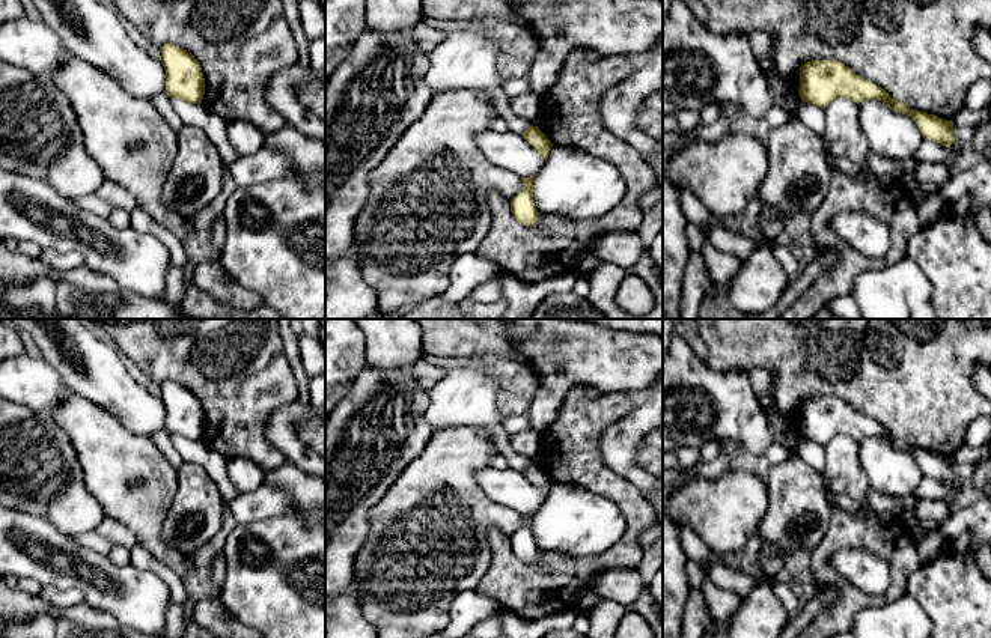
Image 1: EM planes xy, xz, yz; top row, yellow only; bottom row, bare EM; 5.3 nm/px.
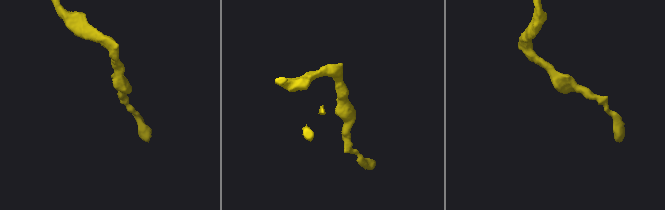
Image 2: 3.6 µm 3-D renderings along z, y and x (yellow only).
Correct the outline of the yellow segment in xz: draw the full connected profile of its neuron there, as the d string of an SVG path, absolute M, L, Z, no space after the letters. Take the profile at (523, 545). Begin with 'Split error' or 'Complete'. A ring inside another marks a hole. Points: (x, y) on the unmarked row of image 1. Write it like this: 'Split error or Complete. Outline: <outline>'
Complete. Outline: M536 513L523 515L523 525L511 537L514 555L524 563L533 563L538 555L538 546L533 536L533 518Z

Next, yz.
Complete. Outline: M812 397L800 405L798 432L803 439L825 445L836 435L854 439L880 436L895 450L910 453L919 463L925 477L937 478L946 485L955 480L952 457L940 456L925 448L913 447L893 436L884 426L857 412L839 397Z

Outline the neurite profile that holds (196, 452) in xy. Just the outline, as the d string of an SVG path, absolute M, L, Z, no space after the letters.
M175 436L173 441L184 460L199 463L217 483L224 504L229 504L238 495L229 480L226 460L218 453L205 445L203 441L191 441L181 436Z

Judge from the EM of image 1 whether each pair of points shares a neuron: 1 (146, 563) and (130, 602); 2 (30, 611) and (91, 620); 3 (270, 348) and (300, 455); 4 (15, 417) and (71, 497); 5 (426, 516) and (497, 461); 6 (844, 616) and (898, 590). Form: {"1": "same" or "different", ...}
{"1": "different", "2": "same", "3": "different", "4": "same", "5": "different", "6": "same"}

